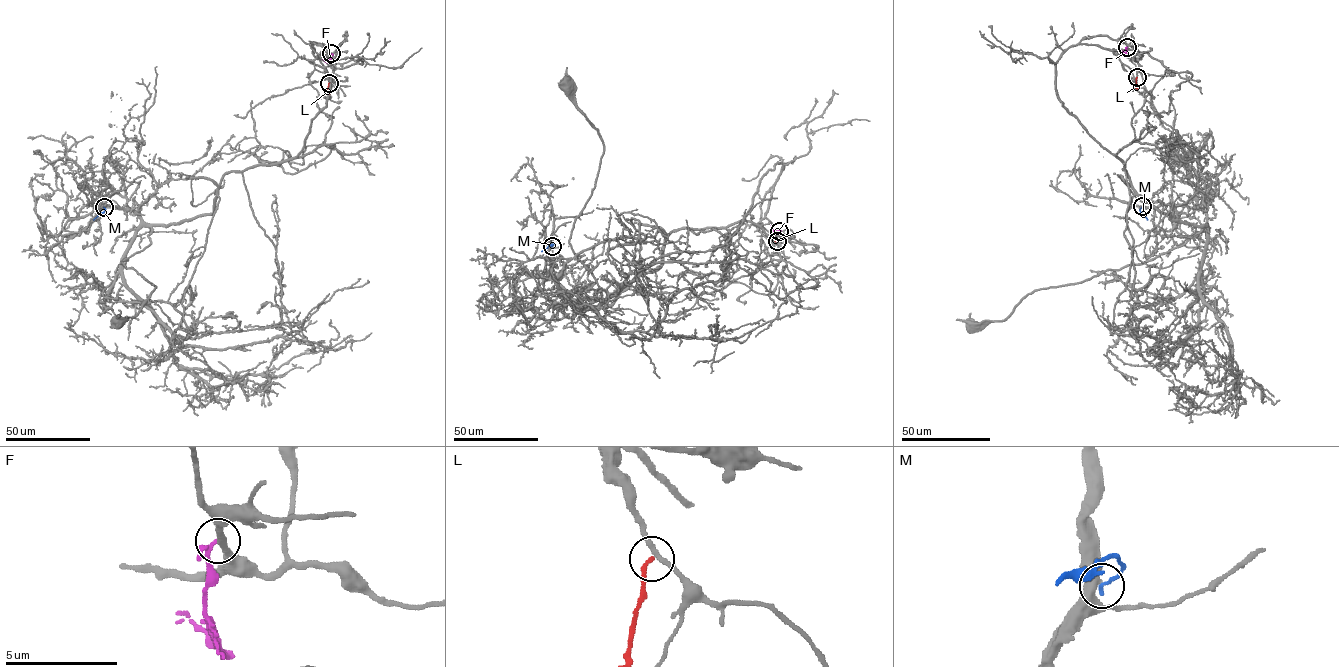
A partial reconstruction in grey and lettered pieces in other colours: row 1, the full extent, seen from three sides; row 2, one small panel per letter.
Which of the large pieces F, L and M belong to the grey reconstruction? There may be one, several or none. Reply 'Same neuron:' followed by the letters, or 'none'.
Same neuron: none

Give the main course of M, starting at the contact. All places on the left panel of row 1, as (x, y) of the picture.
M: (103, 207), (104, 211), (93, 220)

